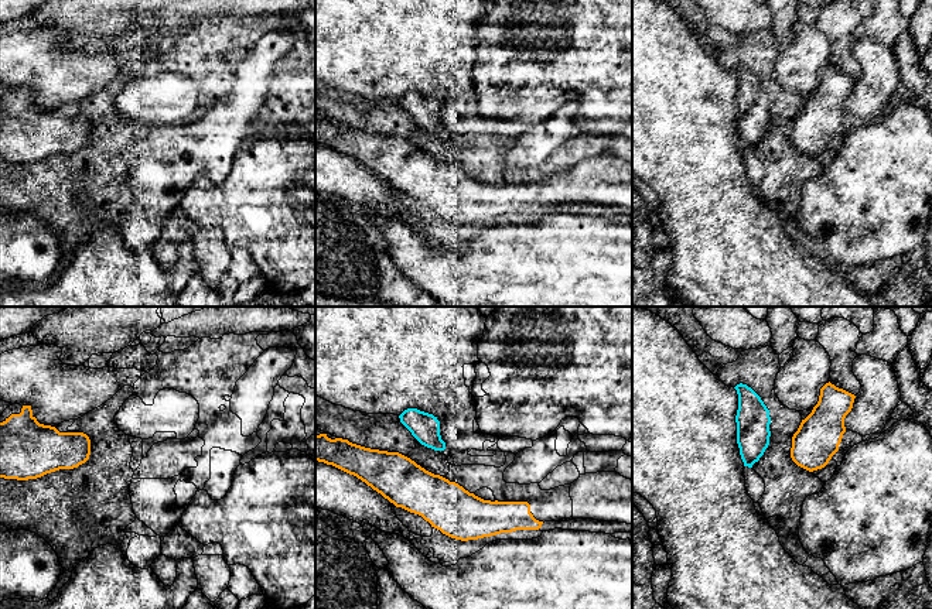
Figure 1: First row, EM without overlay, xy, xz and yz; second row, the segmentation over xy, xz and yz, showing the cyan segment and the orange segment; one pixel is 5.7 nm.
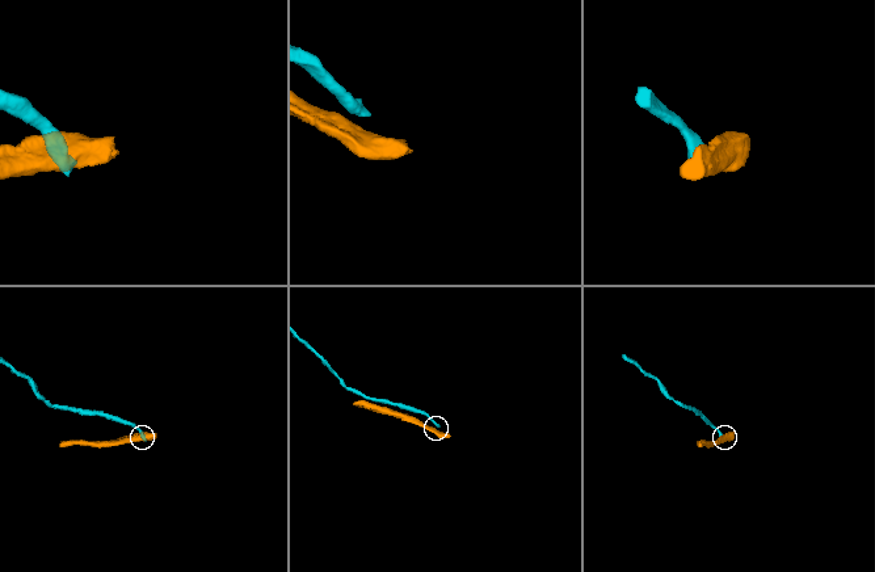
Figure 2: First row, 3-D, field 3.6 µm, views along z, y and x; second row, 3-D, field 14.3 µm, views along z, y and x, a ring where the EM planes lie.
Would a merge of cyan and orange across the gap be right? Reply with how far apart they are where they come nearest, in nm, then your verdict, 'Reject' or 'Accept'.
Distance 110 nm. Reject

